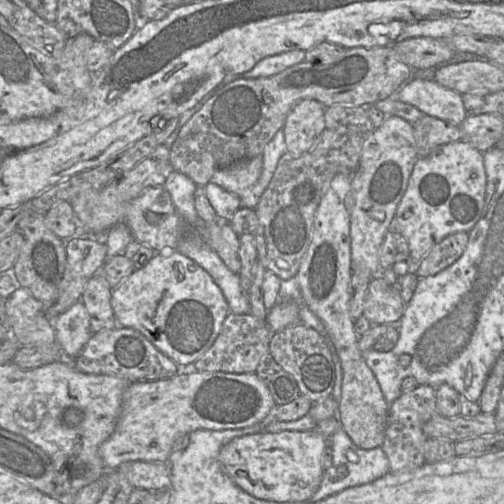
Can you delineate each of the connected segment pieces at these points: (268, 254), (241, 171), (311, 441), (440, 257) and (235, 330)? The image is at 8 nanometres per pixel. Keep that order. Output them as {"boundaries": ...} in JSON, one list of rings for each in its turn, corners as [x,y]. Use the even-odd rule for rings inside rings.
{"boundaries":[[[[333,105],[325,108],[325,127],[315,146],[301,154],[284,153],[254,207],[258,219],[254,232],[257,260],[287,280],[298,272],[312,235],[316,209],[331,179],[338,173],[353,174],[360,162],[364,142],[375,127],[365,106]]],[[[262,154],[238,161],[232,165],[217,169],[210,182],[236,195],[250,188],[262,171]]],[[[315,430],[261,431],[231,440],[221,448],[218,458],[232,481],[253,497],[280,503],[302,502],[320,486],[324,472],[321,456],[327,444],[328,439]]],[[[456,232],[446,236],[421,260],[416,270],[418,278],[435,275],[452,265],[464,252],[468,240],[467,232]]],[[[229,312],[214,343],[193,363],[193,366],[199,372],[253,373],[261,358],[269,352],[271,334],[265,320],[258,319],[251,313]]]]}

